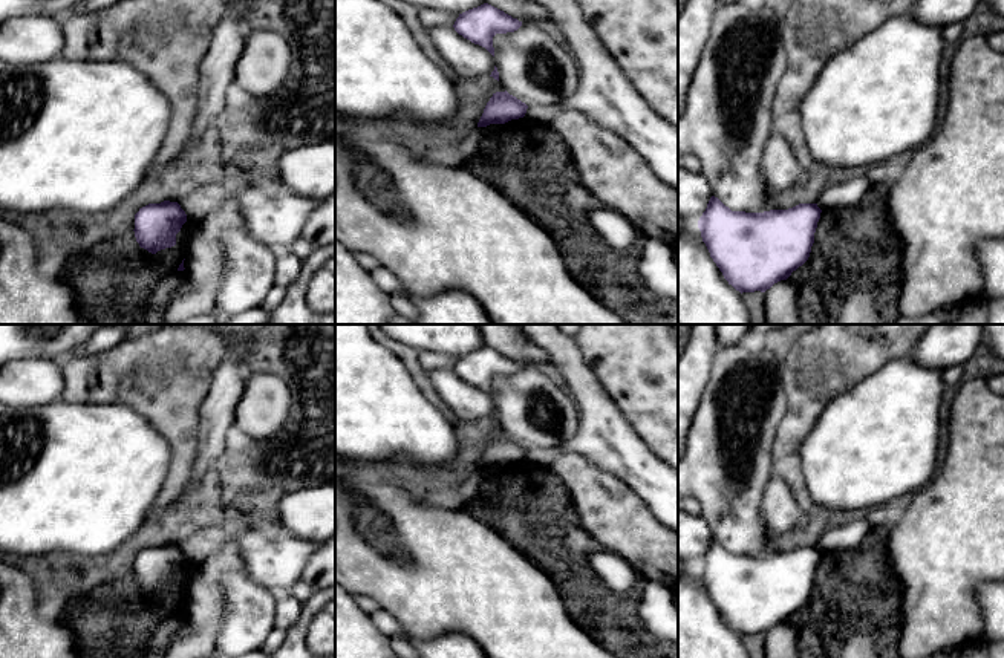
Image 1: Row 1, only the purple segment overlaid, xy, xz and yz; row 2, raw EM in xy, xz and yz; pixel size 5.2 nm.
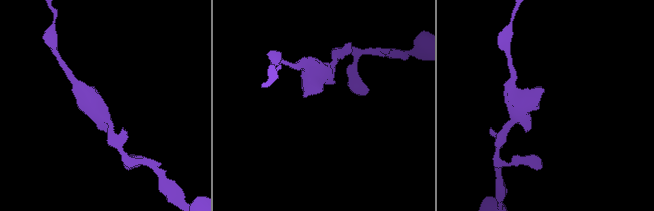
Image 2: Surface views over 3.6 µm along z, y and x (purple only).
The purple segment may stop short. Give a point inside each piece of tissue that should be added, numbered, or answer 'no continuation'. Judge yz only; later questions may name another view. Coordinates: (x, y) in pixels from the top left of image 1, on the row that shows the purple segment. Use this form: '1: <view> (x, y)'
no continuation

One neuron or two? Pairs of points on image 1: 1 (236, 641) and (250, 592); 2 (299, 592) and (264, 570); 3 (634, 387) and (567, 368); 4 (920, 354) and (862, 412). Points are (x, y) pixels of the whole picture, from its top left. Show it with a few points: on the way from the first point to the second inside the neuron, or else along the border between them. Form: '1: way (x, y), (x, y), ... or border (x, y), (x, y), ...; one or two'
1: way (244, 629), (248, 618), (248, 605); one
2: border (299, 579), (288, 592); two
3: border (577, 346), (582, 360), (617, 407); two
4: border (909, 357), (920, 364), (942, 371); two

